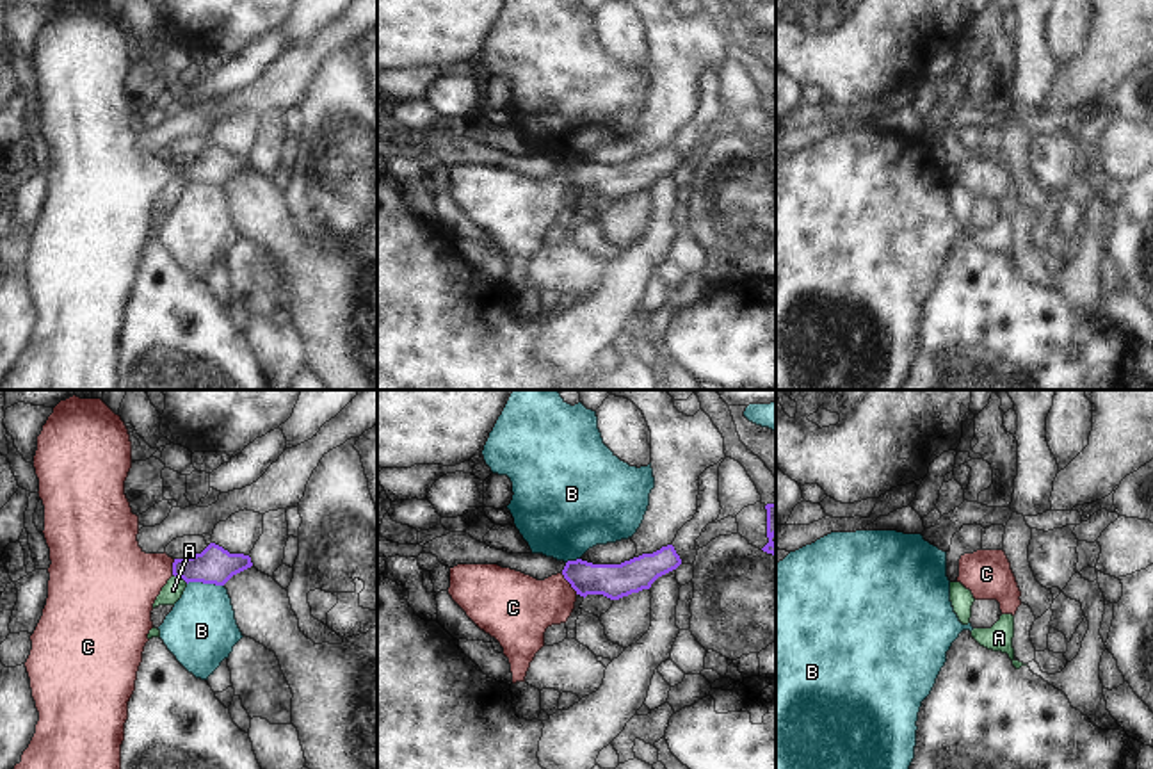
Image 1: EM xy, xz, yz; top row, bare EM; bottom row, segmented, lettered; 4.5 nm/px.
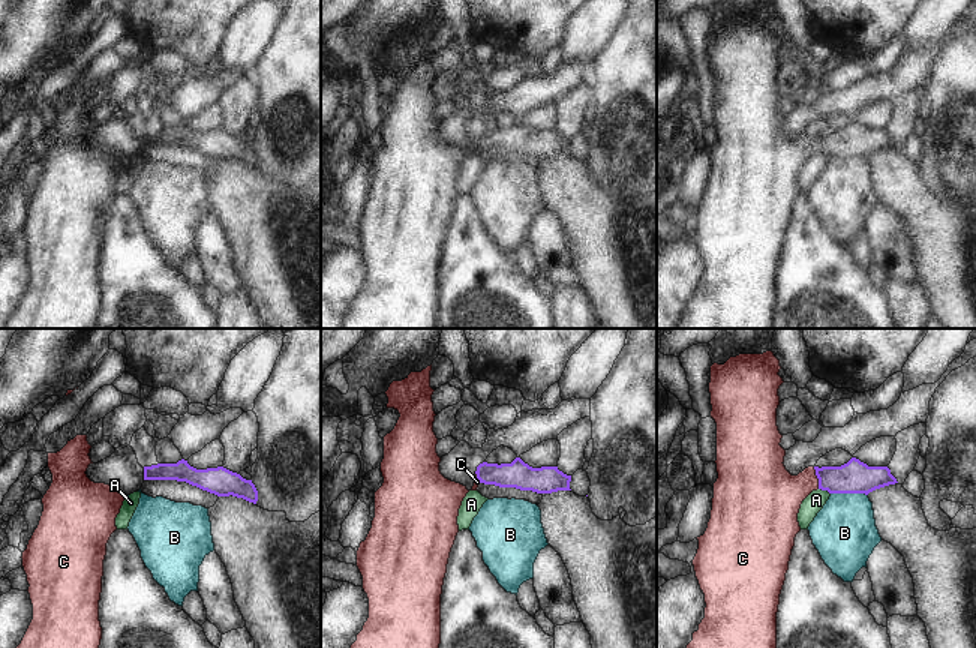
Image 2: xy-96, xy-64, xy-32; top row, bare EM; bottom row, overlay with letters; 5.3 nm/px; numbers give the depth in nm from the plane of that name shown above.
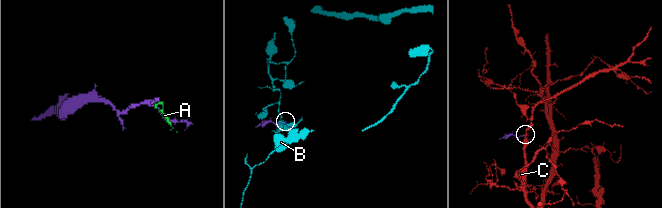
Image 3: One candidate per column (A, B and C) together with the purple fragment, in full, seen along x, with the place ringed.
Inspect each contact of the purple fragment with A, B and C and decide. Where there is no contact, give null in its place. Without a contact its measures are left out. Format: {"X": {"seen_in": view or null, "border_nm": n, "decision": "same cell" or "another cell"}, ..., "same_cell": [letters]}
{"A": {"seen_in": "xy", "border_nm": 80, "decision": "another cell"}, "B": {"seen_in": "xy", "border_nm": 170, "decision": "another cell"}, "C": {"seen_in": "xz", "border_nm": 130, "decision": "same cell"}, "same_cell": ["C"]}

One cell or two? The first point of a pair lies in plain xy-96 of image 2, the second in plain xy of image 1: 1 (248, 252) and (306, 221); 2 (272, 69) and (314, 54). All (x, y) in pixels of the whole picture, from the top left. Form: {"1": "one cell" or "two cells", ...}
{"1": "two cells", "2": "two cells"}

